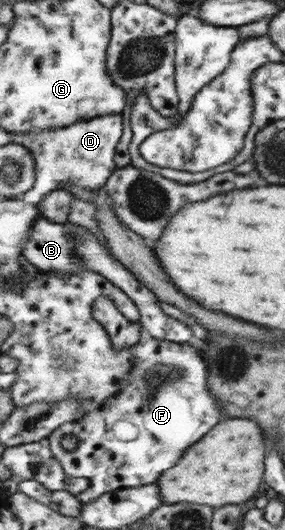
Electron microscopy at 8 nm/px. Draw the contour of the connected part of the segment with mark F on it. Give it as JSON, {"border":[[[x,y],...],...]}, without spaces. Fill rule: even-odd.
{"border":[[[152,337],[137,343],[132,351],[134,361],[124,387],[100,409],[87,413],[83,420],[65,424],[48,437],[54,457],[61,462],[67,476],[90,480],[89,488],[76,496],[84,505],[115,490],[157,483],[163,473],[173,468],[179,458],[223,418],[221,404],[213,398],[207,386],[208,370],[204,356],[193,342],[181,344]],[[65,434],[77,436],[77,450],[67,452],[61,448]]]}

